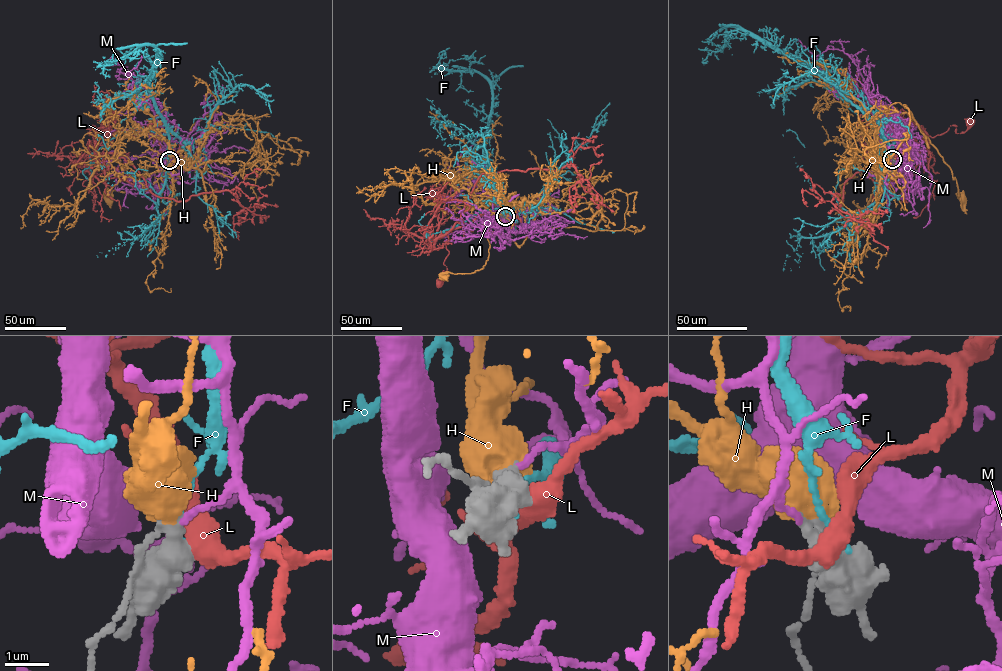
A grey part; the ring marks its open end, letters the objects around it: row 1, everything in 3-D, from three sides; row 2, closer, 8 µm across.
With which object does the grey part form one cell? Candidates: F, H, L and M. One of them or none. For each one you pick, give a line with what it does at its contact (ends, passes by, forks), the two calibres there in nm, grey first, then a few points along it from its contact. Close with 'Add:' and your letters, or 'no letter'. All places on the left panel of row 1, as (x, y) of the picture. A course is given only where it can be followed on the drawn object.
H: it ends | 500/650 nm | via (169, 160), (170, 145), (151, 128), (150, 120), (154, 142), (146, 175), (126, 191), (112, 190), (107, 194)
Add: H

